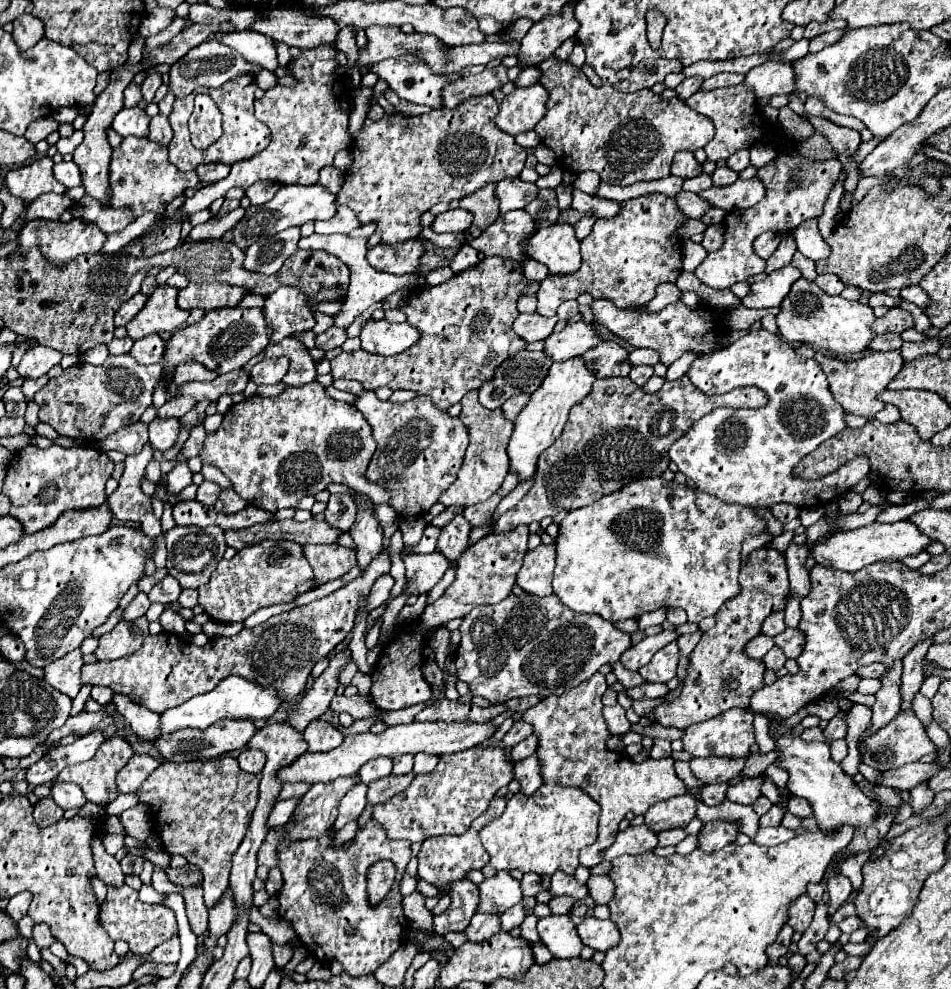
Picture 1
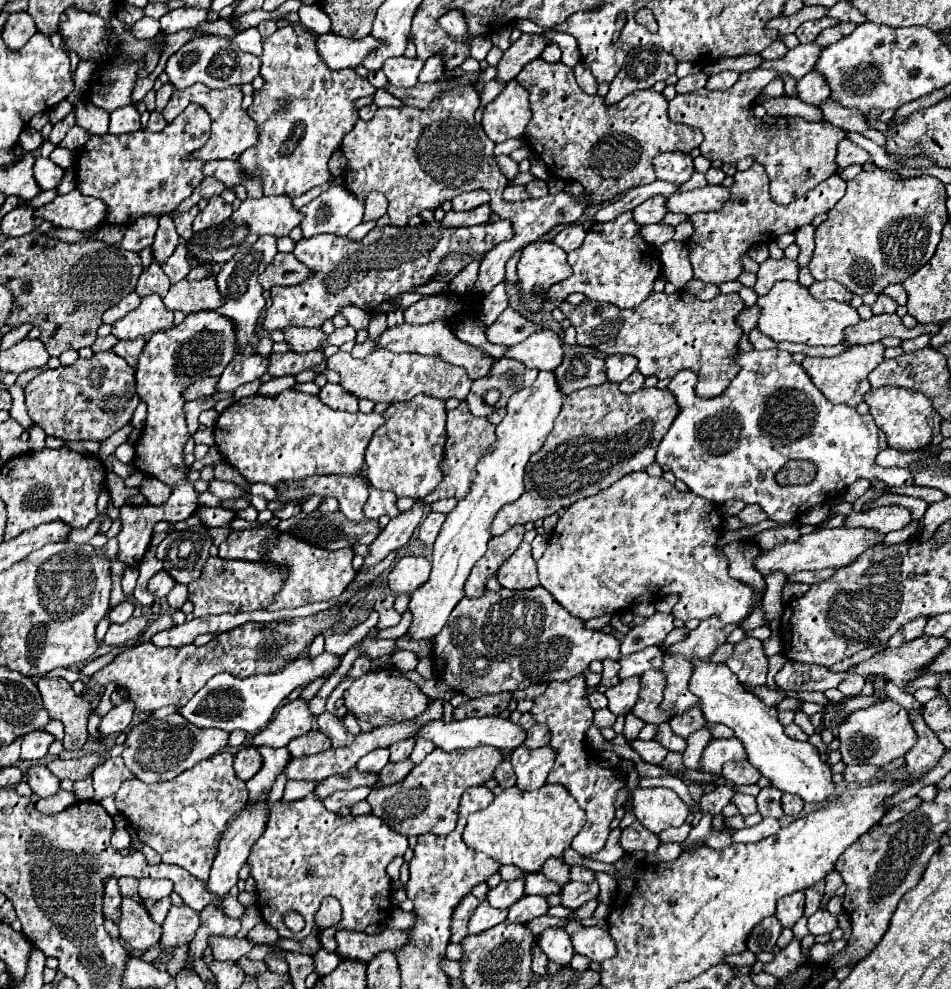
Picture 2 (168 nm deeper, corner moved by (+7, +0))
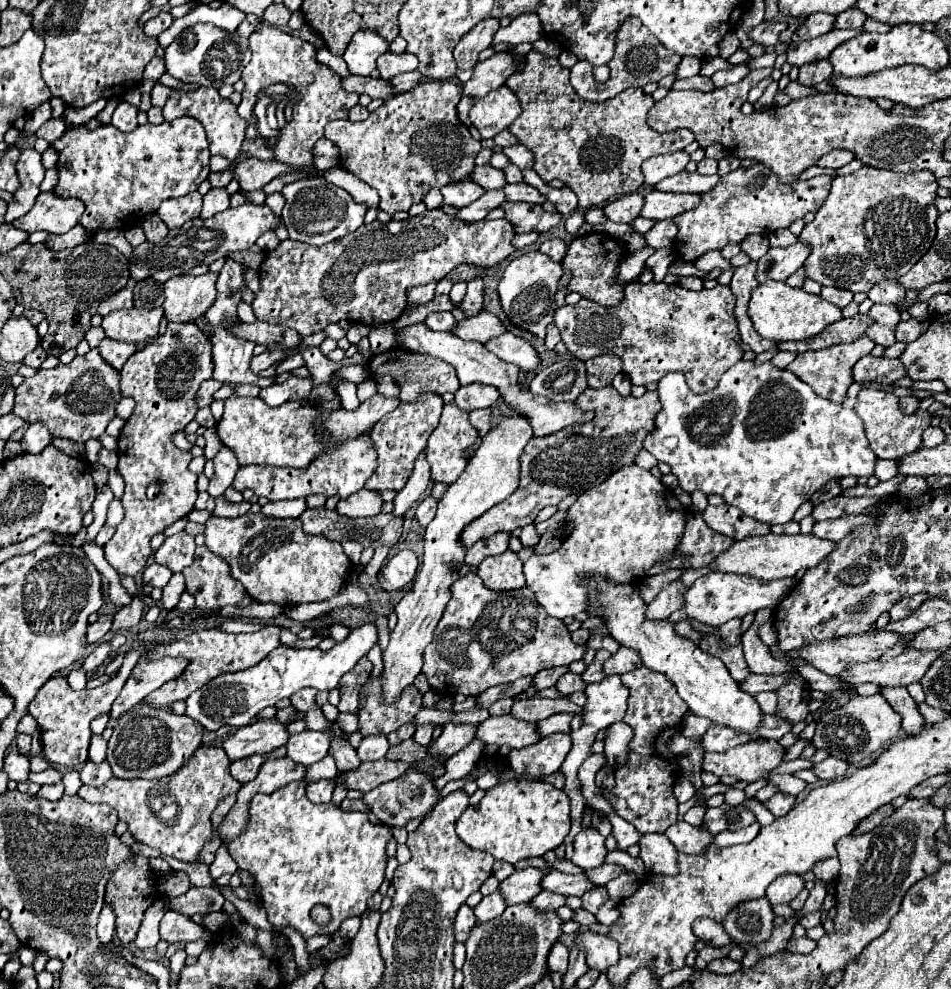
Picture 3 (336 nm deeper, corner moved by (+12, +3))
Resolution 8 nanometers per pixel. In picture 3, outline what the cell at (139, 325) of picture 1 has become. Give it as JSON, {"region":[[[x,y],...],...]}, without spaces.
{"region":[[[121,309],[103,317],[103,331],[107,337],[127,343],[145,343],[159,335],[163,309]]]}

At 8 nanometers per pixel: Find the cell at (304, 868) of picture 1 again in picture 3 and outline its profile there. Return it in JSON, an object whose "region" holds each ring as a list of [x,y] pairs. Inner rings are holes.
{"region":[[[303,781],[289,783],[269,795],[257,795],[251,803],[249,815],[249,829],[239,835],[239,839],[229,843],[227,849],[239,869],[247,869],[253,875],[255,885],[261,889],[261,903],[267,909],[267,917],[273,927],[293,927],[303,935],[303,939],[313,935],[335,935],[345,919],[359,917],[363,911],[367,911],[367,901],[379,891],[385,879],[385,847],[389,839],[393,839],[391,827],[371,823],[367,813],[345,813],[333,803],[311,803],[305,795]],[[317,903],[323,903],[331,909],[331,921],[325,927],[313,923],[309,917],[311,907]]]}

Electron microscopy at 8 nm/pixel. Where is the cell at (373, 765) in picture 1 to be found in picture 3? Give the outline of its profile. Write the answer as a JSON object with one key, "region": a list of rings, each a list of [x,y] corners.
{"region":[[[369,735],[369,737],[363,737],[363,741],[357,749],[357,757],[361,761],[377,761],[377,759],[385,757],[389,747],[391,745],[387,743],[385,735]]]}

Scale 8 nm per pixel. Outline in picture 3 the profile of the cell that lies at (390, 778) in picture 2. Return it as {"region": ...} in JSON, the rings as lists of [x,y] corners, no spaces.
{"region":[[[407,739],[403,743],[399,743],[397,747],[391,747],[385,755],[385,759],[389,761],[405,761],[405,763],[415,763],[419,759],[423,759],[423,755],[427,755],[427,747],[419,747],[413,739]]]}

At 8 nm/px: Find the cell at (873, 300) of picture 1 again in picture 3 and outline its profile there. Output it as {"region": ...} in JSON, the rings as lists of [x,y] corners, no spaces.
{"region":[[[873,305],[869,317],[875,323],[866,331],[867,337],[883,347],[891,347],[895,343],[895,325],[899,323],[899,311],[895,305]]]}

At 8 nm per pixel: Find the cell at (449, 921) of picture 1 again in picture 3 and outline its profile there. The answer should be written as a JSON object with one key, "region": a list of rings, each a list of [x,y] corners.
{"region":[[[463,905],[459,911],[457,911],[457,917],[455,917],[455,941],[465,941],[471,927],[475,925],[475,915],[473,915],[473,909],[469,905]]]}

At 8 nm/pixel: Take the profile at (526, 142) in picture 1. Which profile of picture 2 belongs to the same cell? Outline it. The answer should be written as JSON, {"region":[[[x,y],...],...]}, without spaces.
{"region":[[[512,138],[512,140],[506,140],[506,142],[502,142],[502,144],[496,144],[494,154],[496,154],[496,156],[500,156],[500,154],[510,154],[510,152],[514,152],[514,150],[520,148],[520,146],[522,146],[522,140]]]}

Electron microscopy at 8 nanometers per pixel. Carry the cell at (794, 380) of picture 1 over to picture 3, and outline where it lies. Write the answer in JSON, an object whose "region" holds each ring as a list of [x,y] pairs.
{"region":[[[739,361],[735,363],[731,369],[725,371],[725,375],[719,381],[719,387],[715,391],[703,393],[703,395],[695,395],[691,389],[687,389],[685,377],[683,373],[669,373],[659,381],[659,399],[661,399],[661,411],[655,417],[655,429],[651,431],[651,435],[647,435],[647,441],[643,441],[643,447],[655,455],[657,461],[663,461],[671,467],[671,473],[679,479],[679,485],[683,491],[693,493],[693,491],[703,491],[705,495],[721,495],[725,499],[727,505],[739,507],[745,515],[767,523],[767,525],[775,525],[775,523],[787,523],[793,519],[795,511],[799,509],[801,503],[809,501],[813,493],[817,493],[823,485],[827,485],[833,479],[843,479],[847,475],[853,477],[871,477],[875,473],[875,453],[869,447],[867,435],[865,435],[865,425],[863,419],[859,419],[859,415],[853,409],[845,409],[843,405],[837,405],[829,399],[819,397],[807,383],[803,383],[797,375],[793,375],[787,369],[779,369],[775,367],[771,361],[765,363],[755,363],[755,361]]]}

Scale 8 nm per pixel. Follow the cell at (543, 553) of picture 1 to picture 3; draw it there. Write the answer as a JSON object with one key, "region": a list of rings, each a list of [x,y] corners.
{"region":[[[511,549],[503,555],[487,557],[479,563],[479,577],[483,579],[485,587],[493,591],[509,591],[509,589],[521,589],[525,585],[523,575],[523,561],[517,553]]]}

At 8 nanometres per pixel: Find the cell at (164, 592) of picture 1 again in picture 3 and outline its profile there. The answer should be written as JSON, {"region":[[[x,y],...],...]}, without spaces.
{"region":[[[151,563],[151,565],[147,565],[145,571],[143,571],[143,583],[145,583],[145,585],[151,585],[151,587],[163,589],[163,587],[169,583],[171,575],[173,575],[173,573],[171,573],[167,567],[163,567],[163,565],[159,565],[159,563]]]}

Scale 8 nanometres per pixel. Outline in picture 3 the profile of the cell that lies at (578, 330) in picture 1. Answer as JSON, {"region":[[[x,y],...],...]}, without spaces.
{"region":[[[509,331],[491,339],[489,343],[485,343],[485,347],[491,353],[495,353],[499,359],[517,365],[521,371],[533,371],[541,365],[541,357],[537,349],[523,337],[513,335]]]}

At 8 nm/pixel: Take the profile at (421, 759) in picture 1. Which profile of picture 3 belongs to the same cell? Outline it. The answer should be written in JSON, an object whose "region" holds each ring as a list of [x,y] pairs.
{"region":[[[421,725],[421,727],[417,727],[417,731],[413,735],[415,743],[427,747],[431,743],[431,739],[433,739],[433,725]]]}

